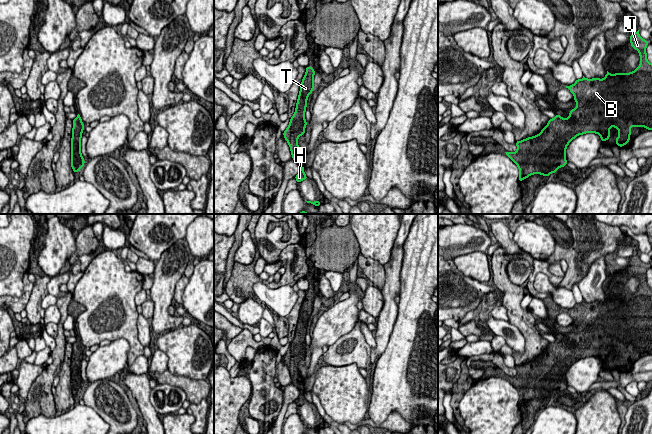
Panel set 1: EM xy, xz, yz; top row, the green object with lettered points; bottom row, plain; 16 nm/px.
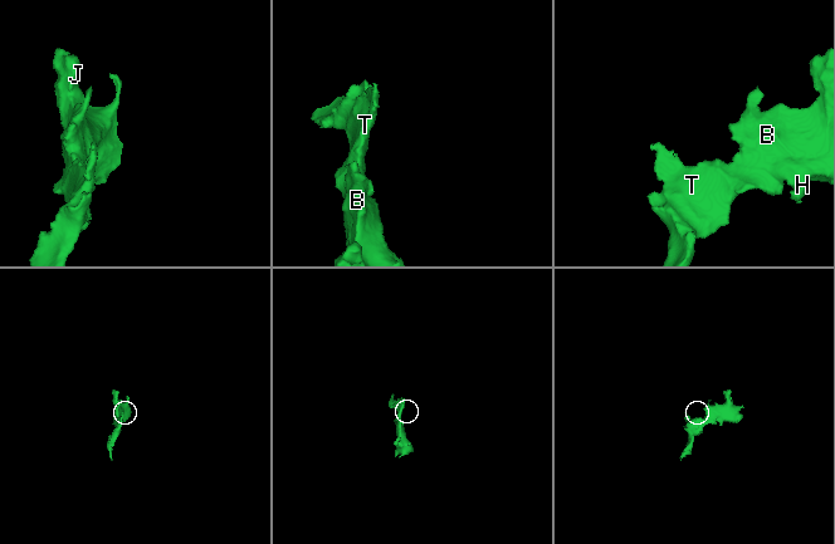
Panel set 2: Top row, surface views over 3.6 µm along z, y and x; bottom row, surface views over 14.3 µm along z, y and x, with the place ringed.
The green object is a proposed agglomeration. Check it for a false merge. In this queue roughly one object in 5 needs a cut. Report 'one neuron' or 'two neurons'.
one neuron

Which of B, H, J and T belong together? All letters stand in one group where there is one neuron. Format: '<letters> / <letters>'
B H J T

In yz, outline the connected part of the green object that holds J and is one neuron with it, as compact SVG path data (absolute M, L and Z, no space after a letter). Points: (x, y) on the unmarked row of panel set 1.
M639 254L630 259L630 263L631 270L639 276L641 282L638 292L629 297L610 298L607 295L603 303L598 301L587 303L584 300L581 304L576 303L573 309L566 310L576 325L576 331L569 336L570 340L562 342L560 338L556 338L554 342L549 343L547 349L538 359L516 365L517 374L514 377L505 376L519 393L519 406L533 398L547 401L557 396L560 391L566 390L566 372L579 359L596 357L600 360L602 366L607 365L610 362L610 352L613 350L619 355L618 361L615 362L616 369L622 371L630 365L631 351L645 351L648 354L652 354L652 288L647 284L646 271L648 265L640 260Z

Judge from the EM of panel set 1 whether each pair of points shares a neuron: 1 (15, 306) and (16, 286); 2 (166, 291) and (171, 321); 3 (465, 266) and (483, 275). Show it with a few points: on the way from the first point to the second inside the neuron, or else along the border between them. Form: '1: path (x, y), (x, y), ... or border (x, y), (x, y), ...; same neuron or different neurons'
1: border (24, 275), (23, 293), (18, 297), (10, 296); different neurons
2: path (164, 298), (164, 314); same neuron
3: path (469, 266), (474, 266), (479, 271); same neuron

